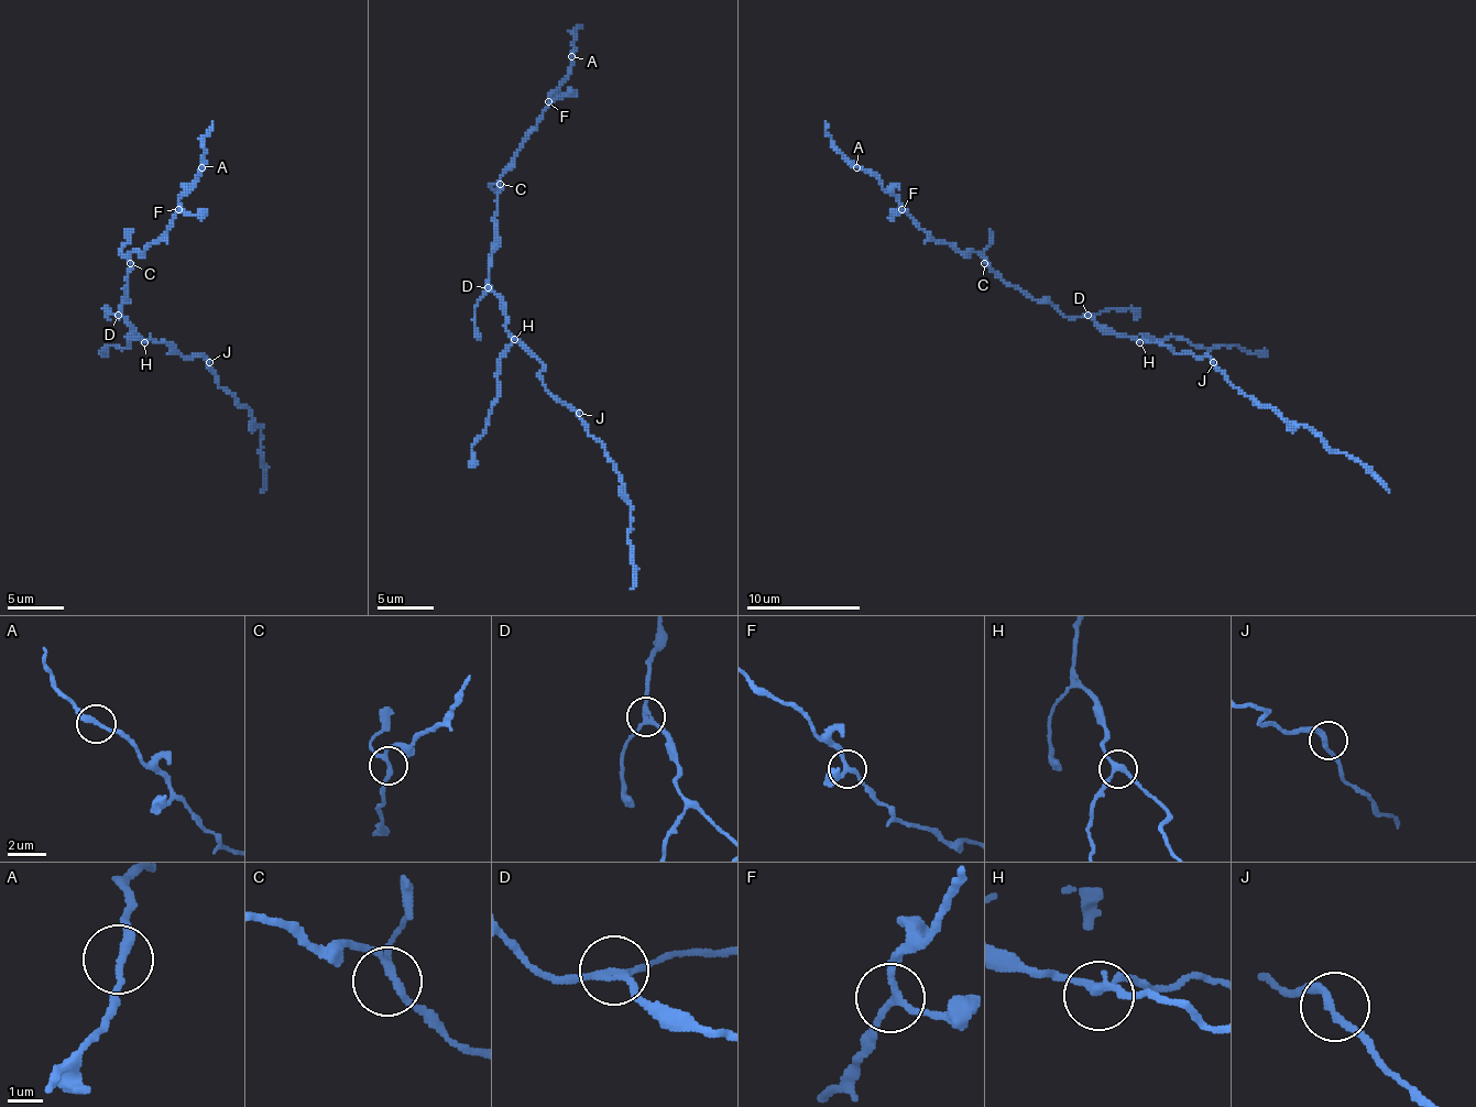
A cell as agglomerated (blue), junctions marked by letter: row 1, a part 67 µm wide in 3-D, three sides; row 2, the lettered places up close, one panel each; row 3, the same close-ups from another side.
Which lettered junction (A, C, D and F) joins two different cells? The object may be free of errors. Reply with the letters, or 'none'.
none

